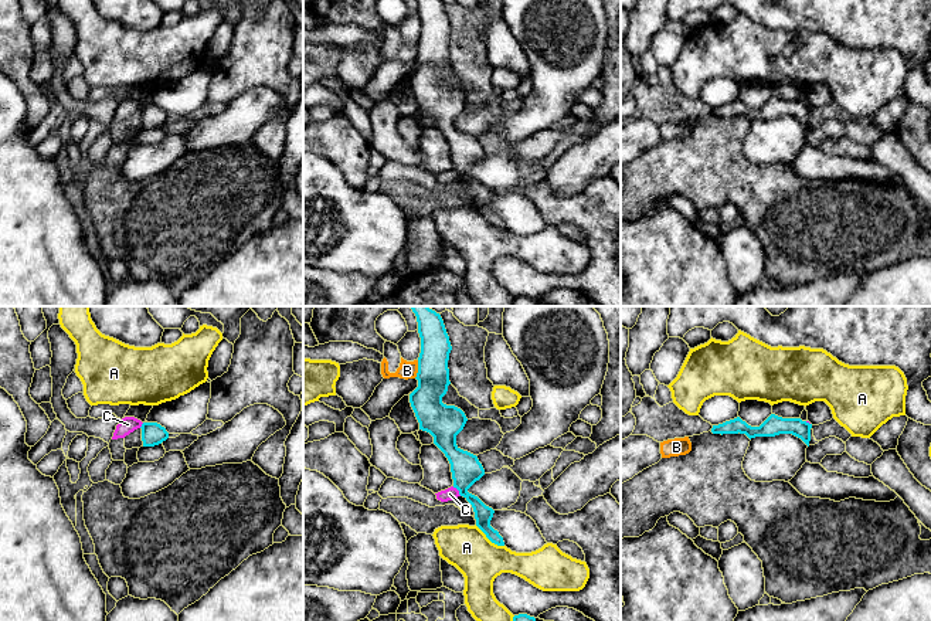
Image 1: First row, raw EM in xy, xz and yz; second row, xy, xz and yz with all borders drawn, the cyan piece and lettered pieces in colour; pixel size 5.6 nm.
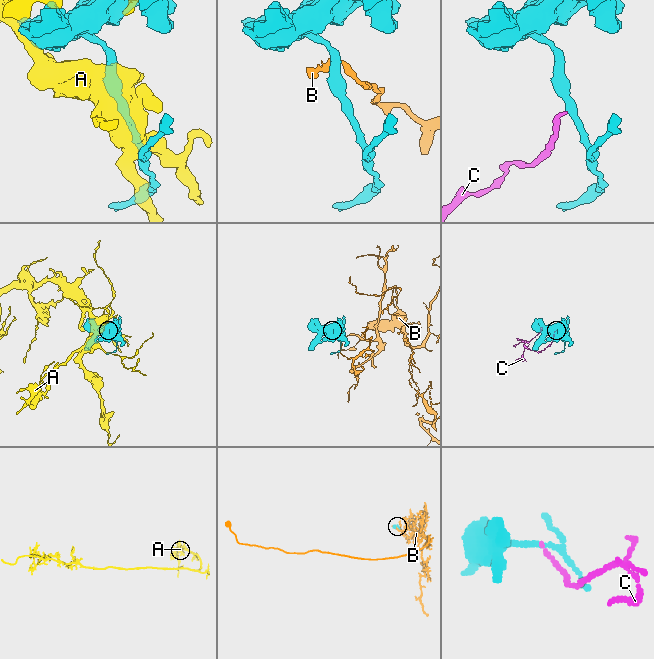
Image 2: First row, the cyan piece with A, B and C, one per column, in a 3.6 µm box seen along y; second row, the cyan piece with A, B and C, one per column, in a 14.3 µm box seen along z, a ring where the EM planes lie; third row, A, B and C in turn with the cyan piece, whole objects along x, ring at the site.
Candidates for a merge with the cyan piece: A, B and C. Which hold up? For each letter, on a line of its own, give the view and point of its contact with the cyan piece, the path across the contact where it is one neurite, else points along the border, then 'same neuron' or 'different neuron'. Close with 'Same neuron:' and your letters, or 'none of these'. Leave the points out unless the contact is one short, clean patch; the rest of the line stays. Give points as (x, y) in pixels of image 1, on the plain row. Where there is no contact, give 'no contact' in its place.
A: meets cyan in xz at (489, 221); different neuron
B: meets cyan in xz at (418, 51); border along xz (418, 43), (418, 54), (414, 60); different neuron
C: meets cyan in xz at (458, 172); border along xz (452, 169), (461, 177); different neuron
Same neuron: none of these

